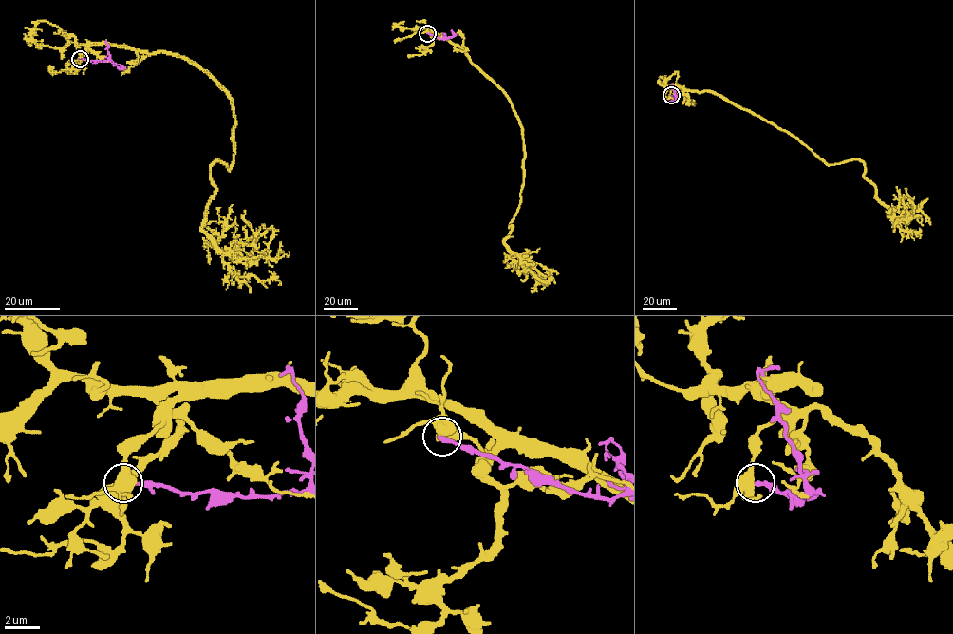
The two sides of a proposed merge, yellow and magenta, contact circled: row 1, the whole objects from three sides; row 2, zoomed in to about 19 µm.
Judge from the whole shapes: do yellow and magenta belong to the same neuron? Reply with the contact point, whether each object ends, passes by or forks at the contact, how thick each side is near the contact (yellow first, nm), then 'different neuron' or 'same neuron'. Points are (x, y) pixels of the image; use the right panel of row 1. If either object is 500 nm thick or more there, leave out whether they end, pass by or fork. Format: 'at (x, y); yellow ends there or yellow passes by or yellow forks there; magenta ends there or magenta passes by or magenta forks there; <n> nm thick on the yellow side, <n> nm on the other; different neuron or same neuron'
at (671, 95); 500 nm thick on the yellow side, 260 nm on the other; different neuron

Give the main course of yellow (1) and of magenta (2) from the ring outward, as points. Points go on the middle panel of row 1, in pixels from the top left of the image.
1: (427, 32), (457, 44), (507, 97), (522, 129), (524, 185), (504, 244), (541, 280), (552, 279)
2: (427, 33), (445, 39), (453, 36), (451, 30)

